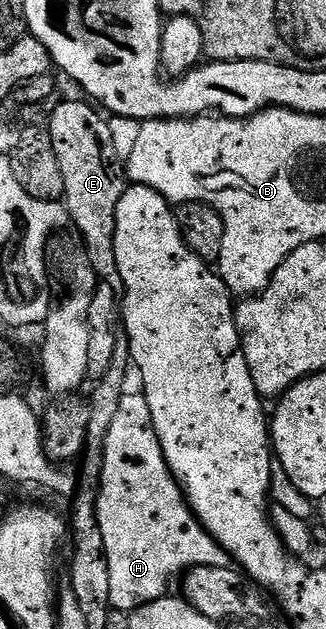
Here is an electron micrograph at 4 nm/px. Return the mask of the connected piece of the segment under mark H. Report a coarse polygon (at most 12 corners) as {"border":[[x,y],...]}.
{"border":[[144,392],[104,447],[112,608],[231,558],[189,508]]}

